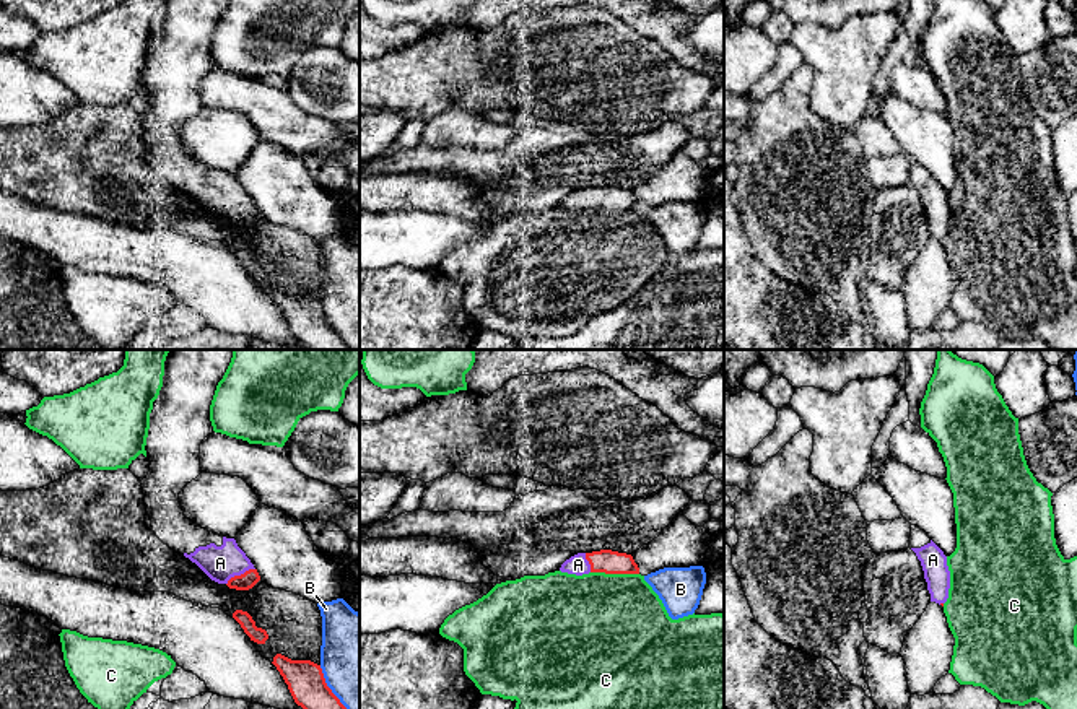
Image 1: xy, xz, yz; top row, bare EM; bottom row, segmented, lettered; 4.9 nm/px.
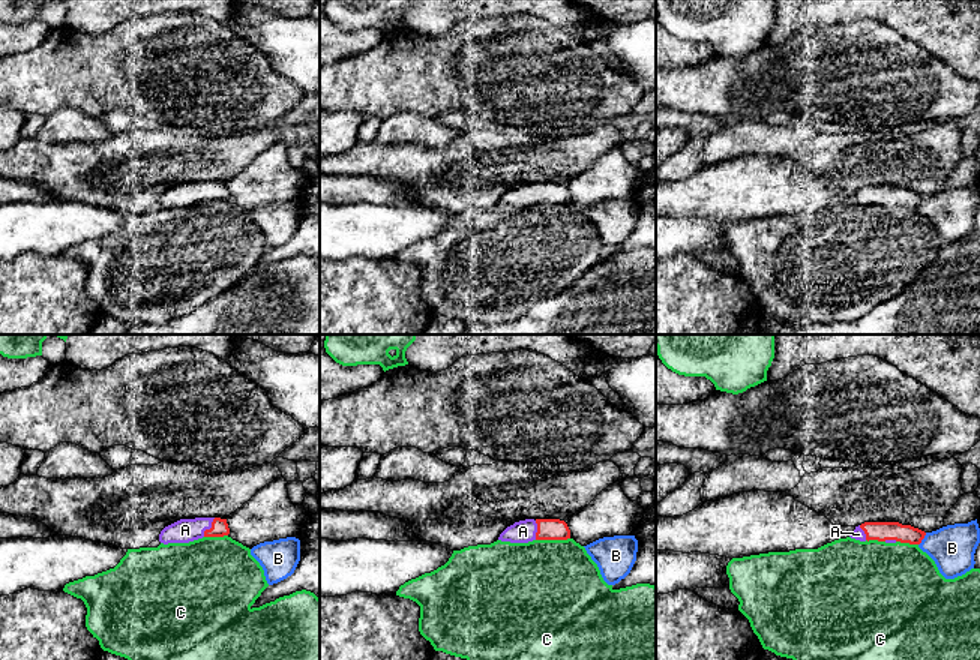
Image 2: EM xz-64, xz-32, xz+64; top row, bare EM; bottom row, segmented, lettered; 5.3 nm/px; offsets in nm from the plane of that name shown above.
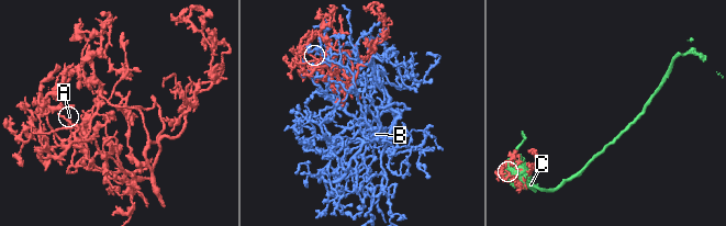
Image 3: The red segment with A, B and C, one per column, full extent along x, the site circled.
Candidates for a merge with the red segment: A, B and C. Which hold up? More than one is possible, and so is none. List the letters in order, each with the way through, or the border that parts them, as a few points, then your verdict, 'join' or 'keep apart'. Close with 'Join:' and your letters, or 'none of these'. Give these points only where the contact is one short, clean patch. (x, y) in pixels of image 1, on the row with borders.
A: way xy (246, 581), (241, 574), (230, 565), (220, 563); join
B: keep apart
C: keep apart
Join: A

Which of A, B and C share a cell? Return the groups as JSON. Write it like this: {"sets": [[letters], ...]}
{"sets": [["A"], ["B"], ["C"]]}

